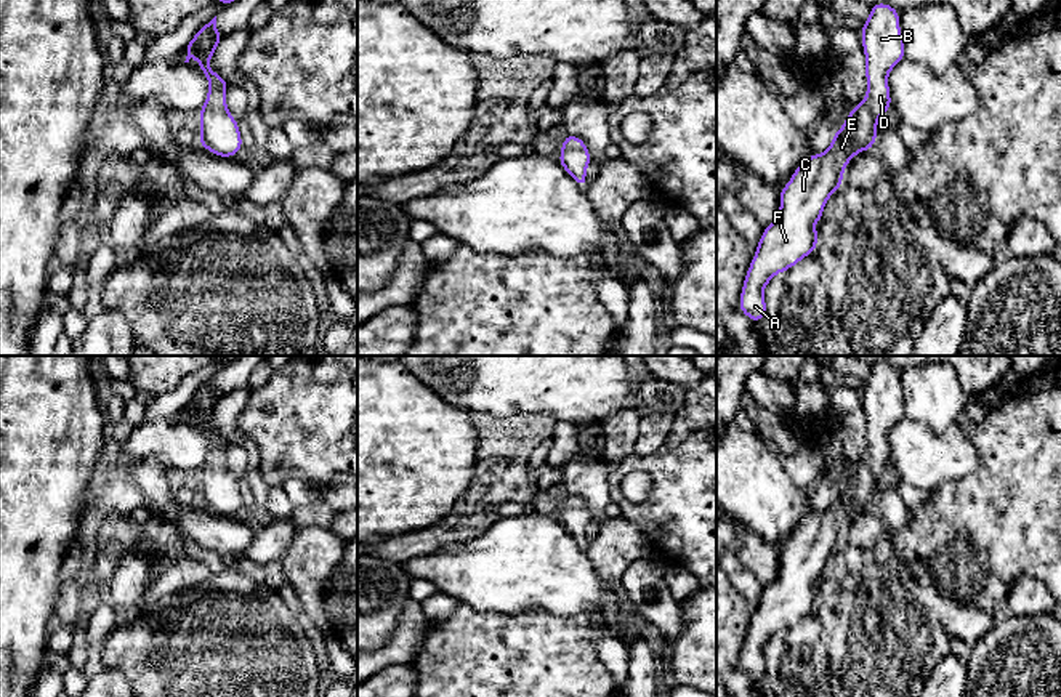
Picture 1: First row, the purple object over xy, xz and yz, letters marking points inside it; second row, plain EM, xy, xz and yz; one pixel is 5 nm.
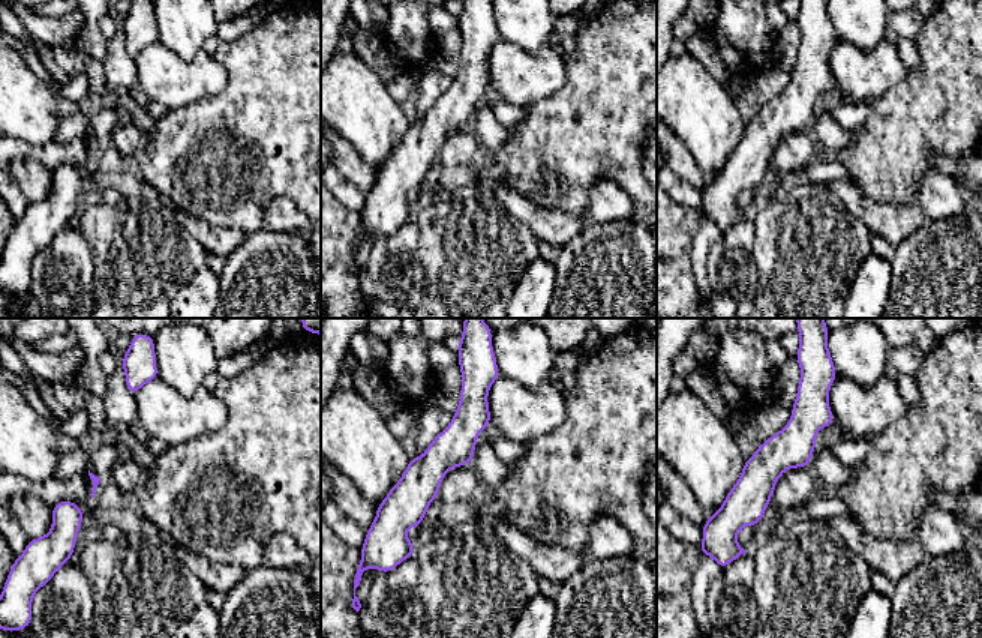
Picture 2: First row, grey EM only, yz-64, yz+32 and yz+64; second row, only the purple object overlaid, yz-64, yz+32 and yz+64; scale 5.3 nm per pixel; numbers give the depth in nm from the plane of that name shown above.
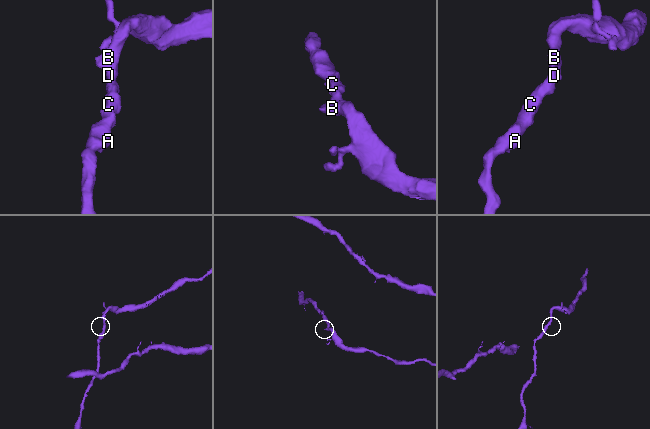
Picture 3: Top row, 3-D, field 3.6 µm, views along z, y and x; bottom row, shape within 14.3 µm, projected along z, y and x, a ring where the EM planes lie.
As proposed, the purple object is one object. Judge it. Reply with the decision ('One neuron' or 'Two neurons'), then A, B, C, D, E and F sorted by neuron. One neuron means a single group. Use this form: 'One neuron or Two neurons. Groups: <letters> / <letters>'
One neuron. Groups: A B C D E F

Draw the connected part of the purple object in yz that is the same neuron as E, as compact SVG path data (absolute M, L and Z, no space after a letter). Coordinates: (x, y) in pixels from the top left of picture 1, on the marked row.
M875 3L861 34L865 98L833 133L830 147L822 154L806 155L779 192L779 213L763 229L744 279L739 309L756 324L766 316L764 287L776 274L814 253L819 242L814 223L822 220L829 197L840 189L848 162L856 154L873 149L877 120L891 109L888 74L906 58L899 11L888 3Z

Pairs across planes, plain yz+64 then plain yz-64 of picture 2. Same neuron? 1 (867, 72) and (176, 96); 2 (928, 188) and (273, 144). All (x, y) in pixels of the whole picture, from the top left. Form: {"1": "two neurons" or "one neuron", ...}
{"1": "one neuron", "2": "two neurons"}

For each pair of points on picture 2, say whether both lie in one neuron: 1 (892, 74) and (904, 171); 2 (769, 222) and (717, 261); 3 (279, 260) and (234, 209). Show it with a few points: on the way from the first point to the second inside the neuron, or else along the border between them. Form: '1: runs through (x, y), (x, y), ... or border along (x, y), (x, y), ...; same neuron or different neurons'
1: border along (907, 69), (907, 75), (898, 84), (876, 99); different neurons
2: border along (751, 221), (754, 227), (754, 269); different neurons
3: border along (264, 227), (245, 237); different neurons

